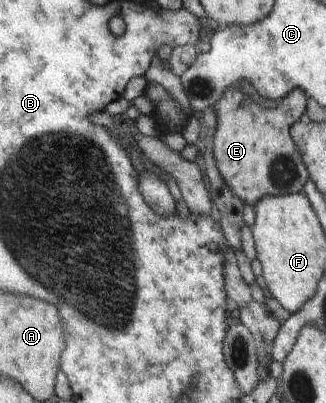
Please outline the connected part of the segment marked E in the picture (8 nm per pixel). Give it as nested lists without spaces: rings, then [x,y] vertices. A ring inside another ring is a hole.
[[[228,86],[226,92],[216,100],[212,108],[216,116],[216,128],[212,137],[212,155],[218,172],[222,174],[222,180],[226,186],[230,186],[230,192],[242,203],[253,206],[262,196],[283,196],[301,193],[303,185],[308,179],[304,162],[289,136],[290,126],[297,122],[305,113],[307,95],[304,90],[294,88],[290,90],[276,108],[262,108],[253,100],[243,102],[243,94],[239,86]]]

